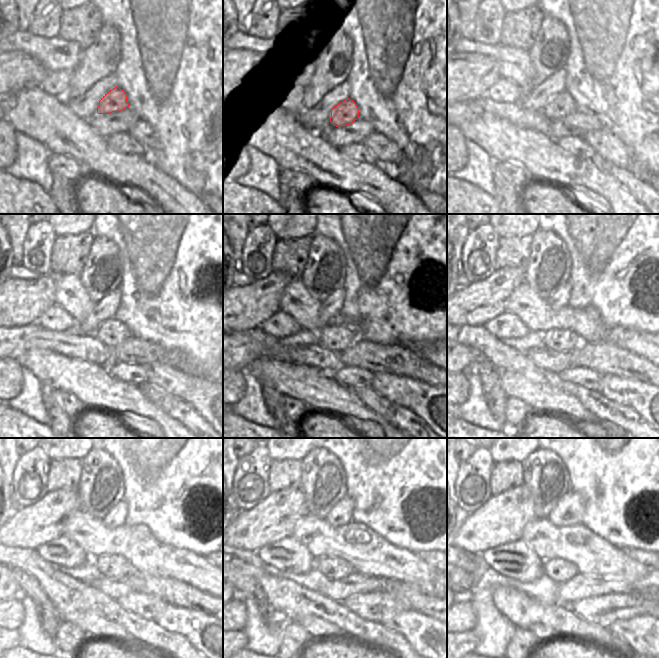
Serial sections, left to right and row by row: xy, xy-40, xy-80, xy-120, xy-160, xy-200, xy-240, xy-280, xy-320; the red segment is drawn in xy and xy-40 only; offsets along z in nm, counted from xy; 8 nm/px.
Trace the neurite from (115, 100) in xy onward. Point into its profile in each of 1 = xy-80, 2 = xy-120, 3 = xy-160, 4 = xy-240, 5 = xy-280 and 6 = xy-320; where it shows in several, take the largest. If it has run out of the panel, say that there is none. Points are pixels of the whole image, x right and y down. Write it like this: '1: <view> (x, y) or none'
1: xy-80 (561, 105)
2: xy-120 (112, 332)
3: xy-160 (336, 337)
4: xy-240 (110, 565)
5: xy-280 (334, 568)
6: xy-320 (560, 571)

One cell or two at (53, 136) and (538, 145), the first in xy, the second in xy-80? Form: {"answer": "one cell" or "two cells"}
{"answer": "one cell"}

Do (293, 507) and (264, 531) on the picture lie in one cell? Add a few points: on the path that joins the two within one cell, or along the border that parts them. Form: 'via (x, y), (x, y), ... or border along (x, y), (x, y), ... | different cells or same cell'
via (286, 510), (271, 525) | same cell

